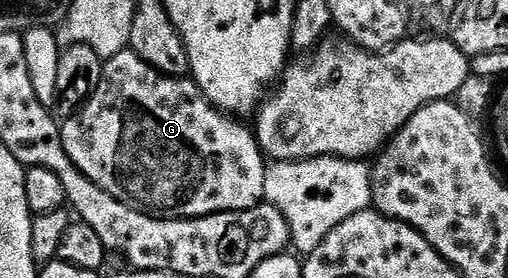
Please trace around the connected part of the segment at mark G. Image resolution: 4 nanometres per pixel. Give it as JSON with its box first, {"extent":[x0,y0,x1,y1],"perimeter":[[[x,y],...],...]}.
{"extent":[60,49,266,219],"perimeter":[[[128,49],[120,51],[115,57],[104,60],[99,85],[95,93],[87,101],[87,105],[79,113],[72,115],[70,119],[60,124],[61,144],[67,149],[67,157],[75,161],[75,165],[88,177],[99,189],[111,193],[123,205],[127,205],[136,211],[142,211],[144,215],[156,215],[158,219],[201,219],[205,215],[218,215],[224,211],[246,211],[256,207],[265,197],[265,168],[266,156],[263,154],[257,136],[249,131],[236,118],[230,117],[226,112],[217,110],[206,99],[205,94],[197,88],[192,78],[176,79],[170,75],[159,73],[147,65],[136,53]]]}

